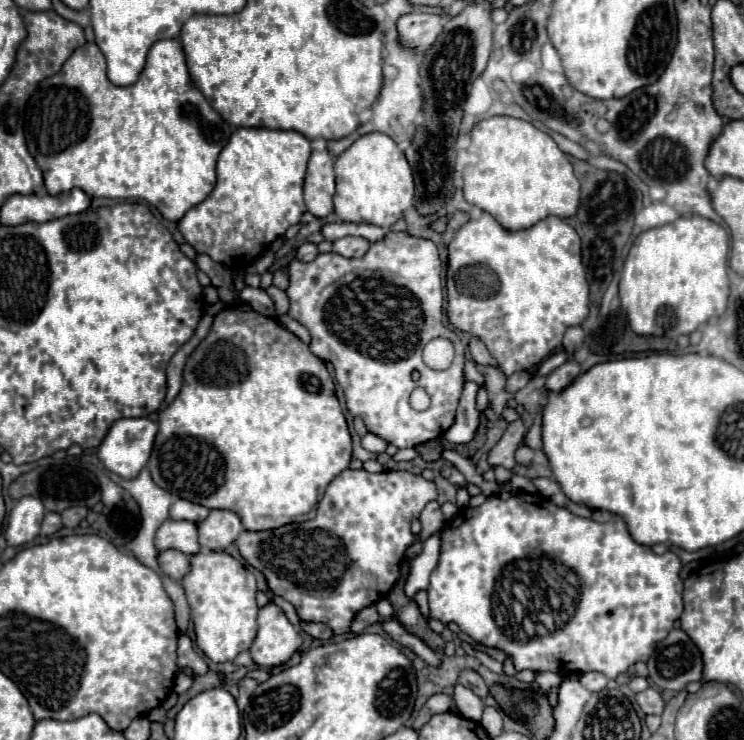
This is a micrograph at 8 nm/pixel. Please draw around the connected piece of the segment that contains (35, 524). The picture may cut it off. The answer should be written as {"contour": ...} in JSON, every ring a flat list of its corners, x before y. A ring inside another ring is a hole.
{"contour":[[24,496,16,502,8,516,8,528,6,528,6,542,10,546,22,546,30,540,34,540,40,532,40,524,46,510,40,498]]}

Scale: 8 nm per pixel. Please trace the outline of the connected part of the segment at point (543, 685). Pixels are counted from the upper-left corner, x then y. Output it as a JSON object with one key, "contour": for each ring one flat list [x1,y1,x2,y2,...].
{"contour":[[534,672,536,676,536,684,540,690,544,690,546,694,550,692,552,686,558,686,562,682,562,676,560,674,554,674,554,672]]}

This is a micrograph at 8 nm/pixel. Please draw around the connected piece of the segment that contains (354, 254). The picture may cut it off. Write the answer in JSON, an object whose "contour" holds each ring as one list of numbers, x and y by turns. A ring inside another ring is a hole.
{"contour":[[344,236,344,238,338,238,332,242,334,248,332,252,340,254,340,256,346,256,346,258,360,258,368,252,370,248,370,242,366,238,356,238,356,236]]}

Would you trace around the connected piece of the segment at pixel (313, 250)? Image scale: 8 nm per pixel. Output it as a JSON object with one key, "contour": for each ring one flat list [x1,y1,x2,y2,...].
{"contour":[[302,244,298,250,296,250,296,258,298,260,302,260,302,262,312,262,314,258,318,256,318,248,316,248,316,244]]}

